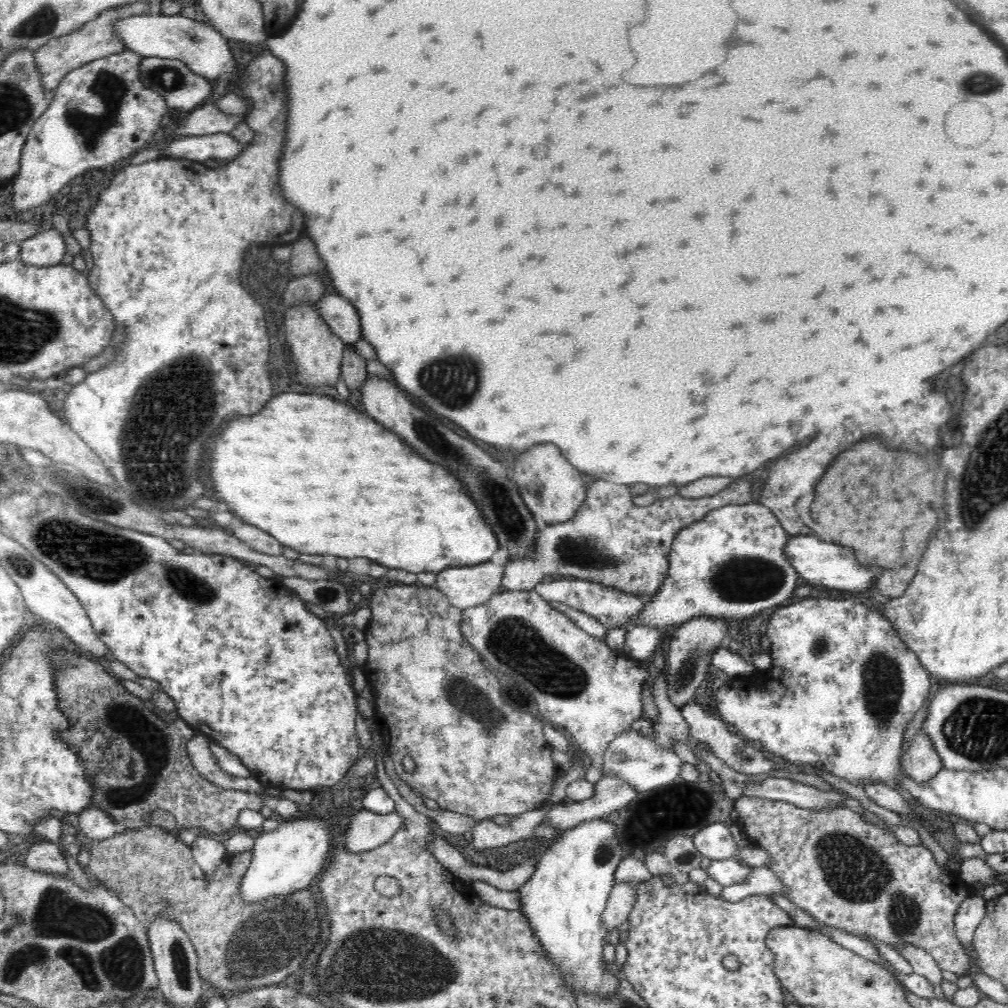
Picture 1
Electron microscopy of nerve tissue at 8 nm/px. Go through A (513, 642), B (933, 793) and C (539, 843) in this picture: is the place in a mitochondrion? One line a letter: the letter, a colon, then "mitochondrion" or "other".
A: mitochondrion
B: other
C: other

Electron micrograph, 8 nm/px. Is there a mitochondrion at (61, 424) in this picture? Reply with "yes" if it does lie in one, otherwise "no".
no

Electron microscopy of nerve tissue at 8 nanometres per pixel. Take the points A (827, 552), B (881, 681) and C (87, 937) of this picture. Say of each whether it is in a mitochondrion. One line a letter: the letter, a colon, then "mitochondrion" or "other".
A: other
B: mitochondrion
C: mitochondrion

